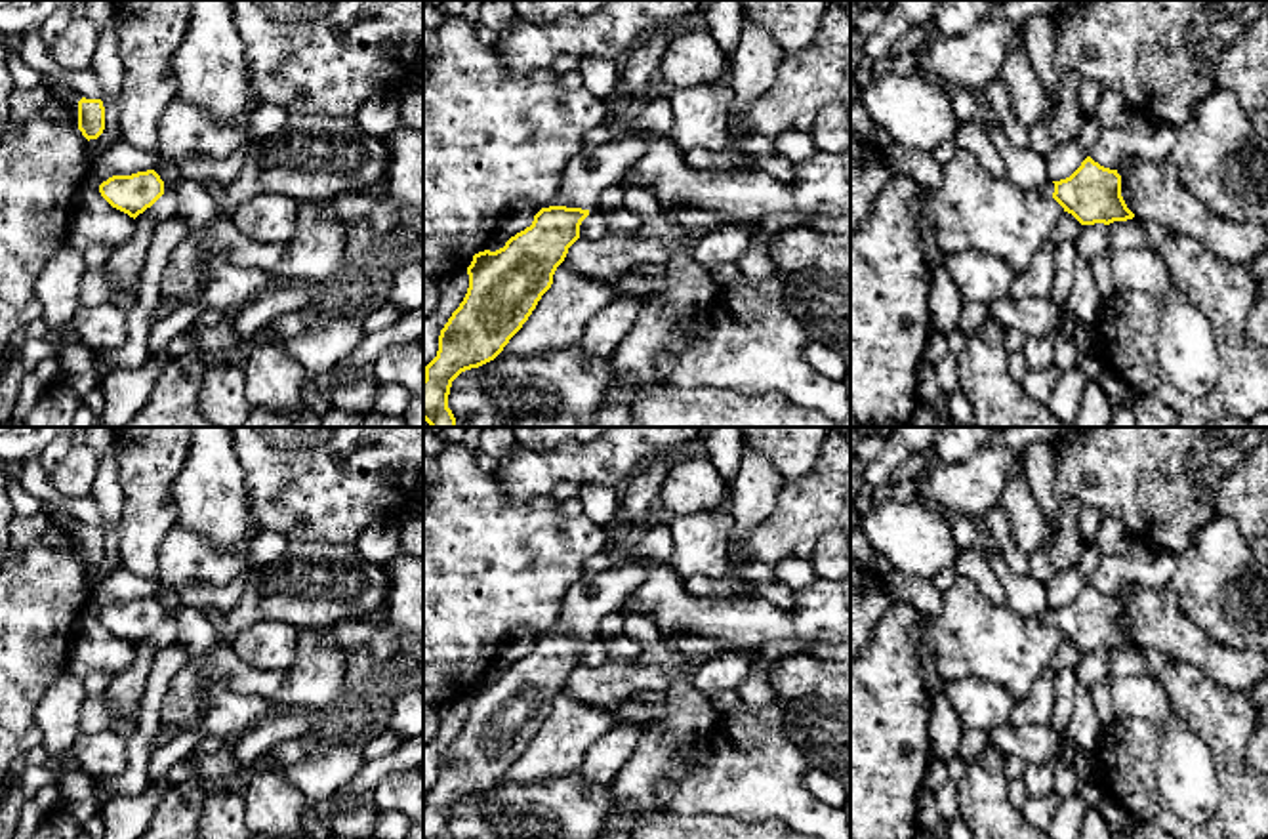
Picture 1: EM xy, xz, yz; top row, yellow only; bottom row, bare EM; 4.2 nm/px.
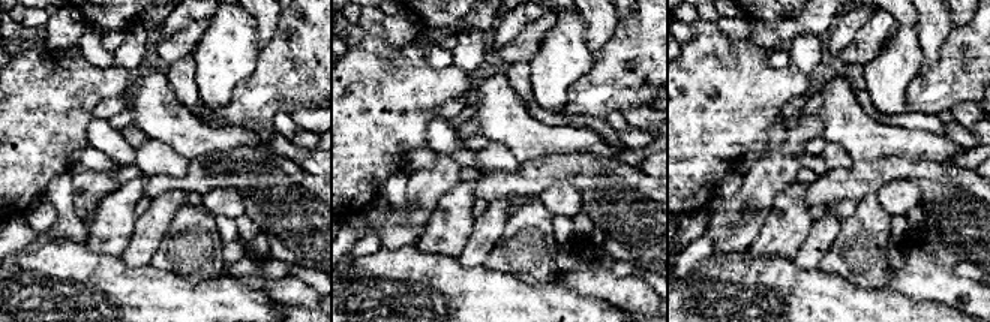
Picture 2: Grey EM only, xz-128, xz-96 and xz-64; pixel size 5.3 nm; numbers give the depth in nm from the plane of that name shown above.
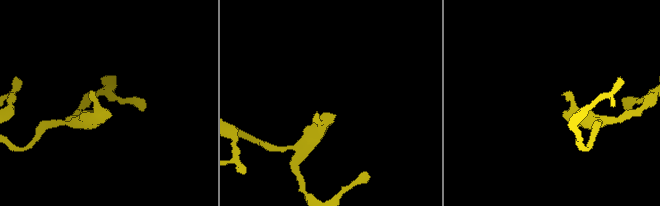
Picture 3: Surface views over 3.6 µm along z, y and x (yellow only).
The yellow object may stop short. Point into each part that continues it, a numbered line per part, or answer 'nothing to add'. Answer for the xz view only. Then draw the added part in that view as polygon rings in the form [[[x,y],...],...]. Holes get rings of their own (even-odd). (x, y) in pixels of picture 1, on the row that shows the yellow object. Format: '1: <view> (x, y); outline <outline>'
1: xz (588, 174); outline [[[629,130],[620,141],[583,147],[562,172],[561,198],[566,208],[597,210],[599,198],[610,185],[620,185],[629,168],[646,153],[646,137],[641,130]]]

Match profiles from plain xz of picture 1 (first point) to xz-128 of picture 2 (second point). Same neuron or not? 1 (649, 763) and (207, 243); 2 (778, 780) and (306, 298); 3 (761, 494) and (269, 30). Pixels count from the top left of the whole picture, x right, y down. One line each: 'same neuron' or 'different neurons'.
1: same neuron
2: same neuron
3: same neuron

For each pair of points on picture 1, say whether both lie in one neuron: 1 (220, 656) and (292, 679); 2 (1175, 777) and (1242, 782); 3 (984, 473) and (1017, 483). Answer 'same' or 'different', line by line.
1: same
2: different
3: different

